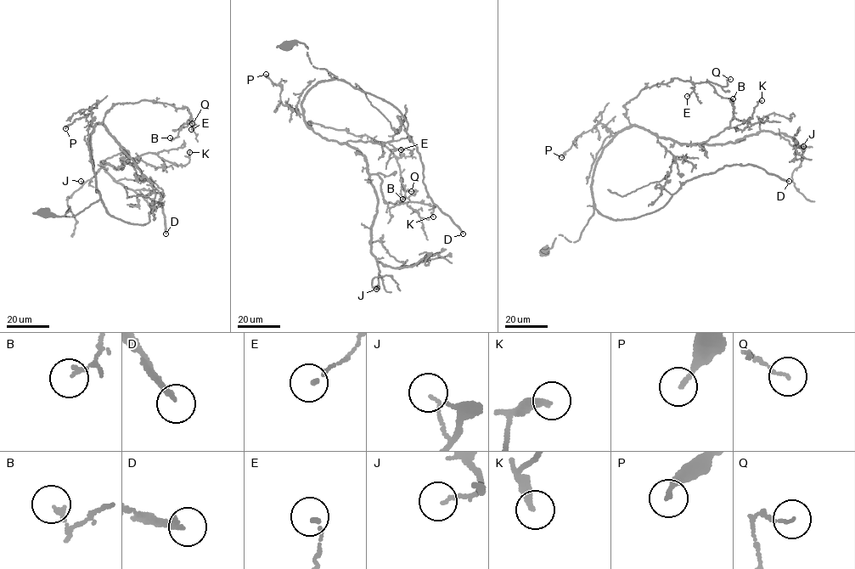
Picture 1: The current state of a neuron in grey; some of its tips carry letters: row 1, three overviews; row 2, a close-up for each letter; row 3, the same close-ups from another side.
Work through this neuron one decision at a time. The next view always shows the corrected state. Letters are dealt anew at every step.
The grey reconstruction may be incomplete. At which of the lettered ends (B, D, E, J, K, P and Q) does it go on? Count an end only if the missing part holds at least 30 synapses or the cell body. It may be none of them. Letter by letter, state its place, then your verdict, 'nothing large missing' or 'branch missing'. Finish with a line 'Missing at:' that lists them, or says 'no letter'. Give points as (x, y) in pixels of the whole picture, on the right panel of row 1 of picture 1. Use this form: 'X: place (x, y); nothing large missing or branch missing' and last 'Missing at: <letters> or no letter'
B: place (733, 98); nothing large missing
D: place (789, 181); branch missing
E: place (687, 96); nothing large missing
J: place (803, 146); nothing large missing
K: place (762, 100); nothing large missing
P: place (561, 157); nothing large missing
Q: place (730, 79); nothing large missing
Missing at: D

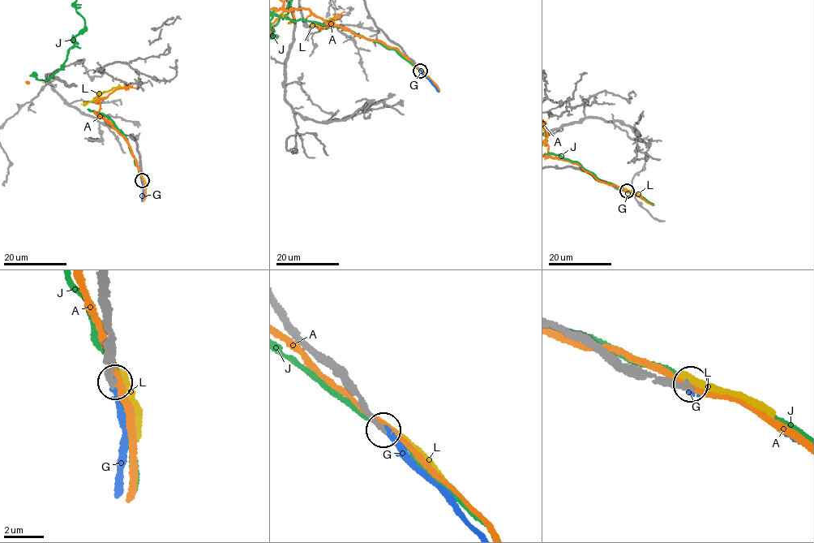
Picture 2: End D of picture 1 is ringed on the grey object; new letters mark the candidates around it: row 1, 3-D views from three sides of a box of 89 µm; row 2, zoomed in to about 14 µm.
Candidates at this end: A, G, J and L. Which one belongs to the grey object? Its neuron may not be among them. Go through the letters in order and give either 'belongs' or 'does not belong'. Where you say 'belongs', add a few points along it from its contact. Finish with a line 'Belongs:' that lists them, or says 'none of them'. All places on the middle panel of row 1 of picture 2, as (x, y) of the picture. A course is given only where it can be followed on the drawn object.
A: does not belong
G: does not belong
J: does not belong
L: does not belong
Belongs: none of them

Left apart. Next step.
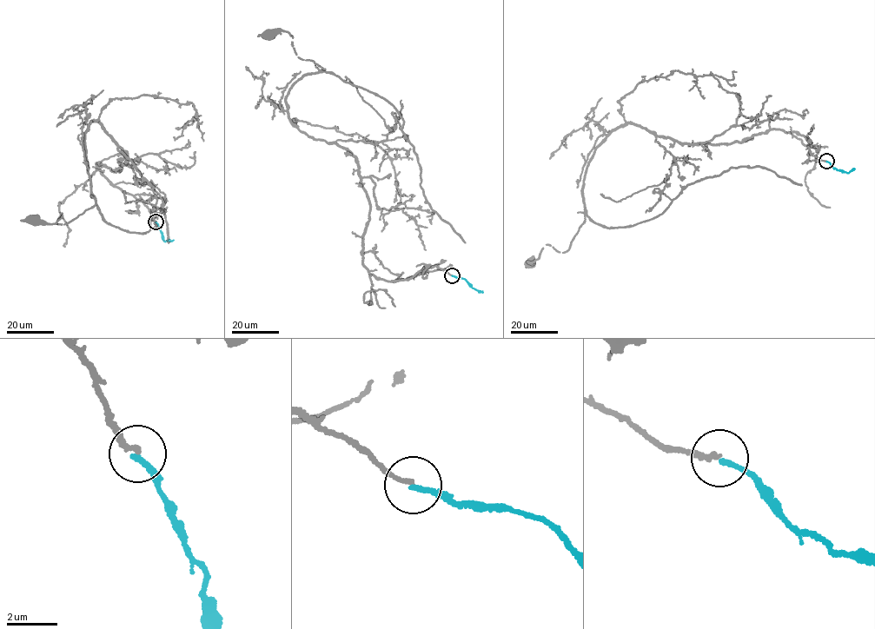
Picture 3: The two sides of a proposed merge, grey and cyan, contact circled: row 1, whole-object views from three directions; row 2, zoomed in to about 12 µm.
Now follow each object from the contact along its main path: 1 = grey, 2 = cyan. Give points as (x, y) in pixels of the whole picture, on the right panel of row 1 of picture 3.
1: (826, 161), (794, 132), (694, 143), (626, 123), (596, 147), (569, 249), (546, 244), (528, 261)
2: (826, 161), (847, 173), (852, 168)

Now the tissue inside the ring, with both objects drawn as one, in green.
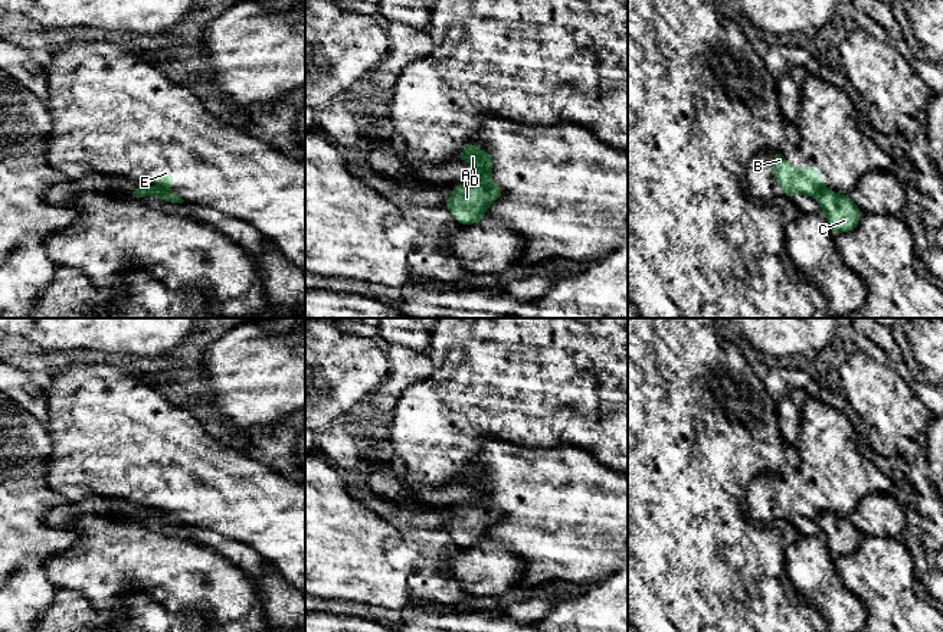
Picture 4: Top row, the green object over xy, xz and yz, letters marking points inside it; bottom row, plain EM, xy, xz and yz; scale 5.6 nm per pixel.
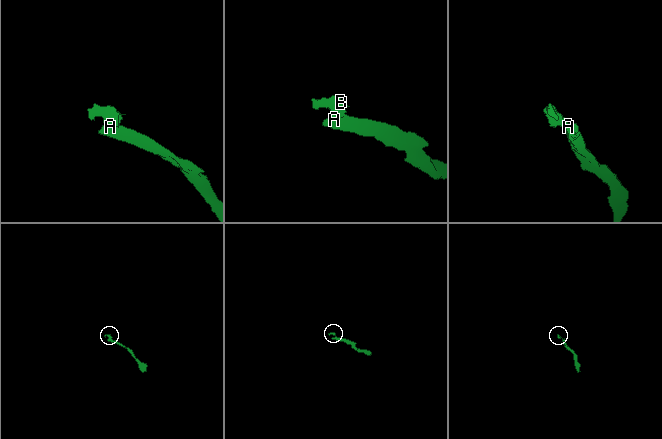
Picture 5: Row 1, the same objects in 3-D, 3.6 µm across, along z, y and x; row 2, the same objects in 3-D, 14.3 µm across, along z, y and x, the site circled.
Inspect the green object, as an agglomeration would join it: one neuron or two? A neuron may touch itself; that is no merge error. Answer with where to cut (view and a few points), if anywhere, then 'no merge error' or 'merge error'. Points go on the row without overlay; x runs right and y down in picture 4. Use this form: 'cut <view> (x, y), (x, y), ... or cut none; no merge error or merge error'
cut none; no merge error

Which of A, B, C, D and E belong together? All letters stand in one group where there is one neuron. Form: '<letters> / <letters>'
A B C D E

